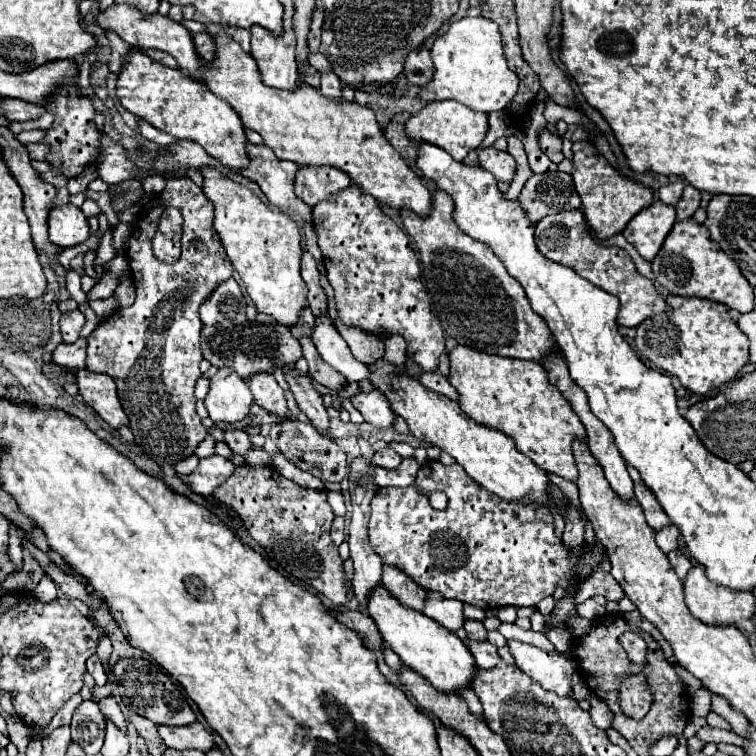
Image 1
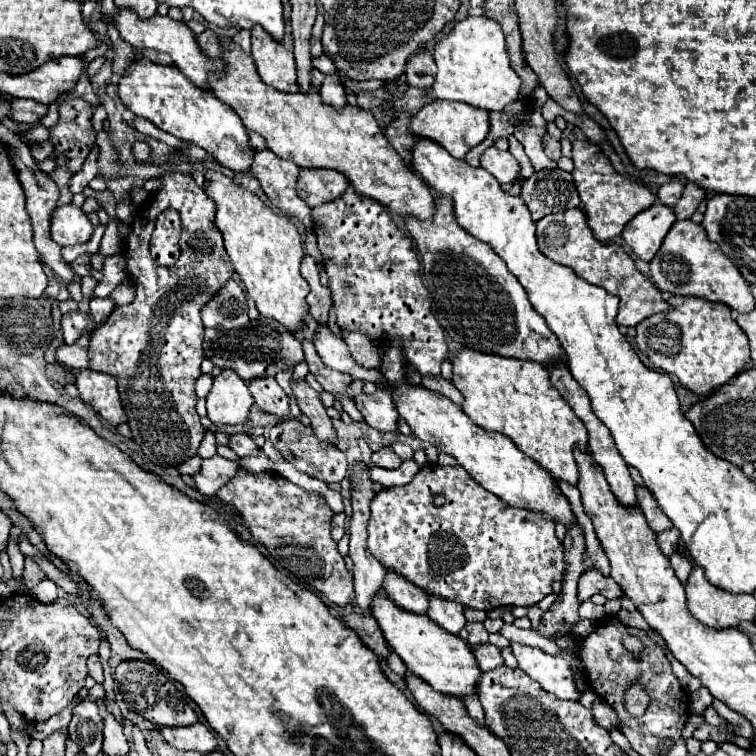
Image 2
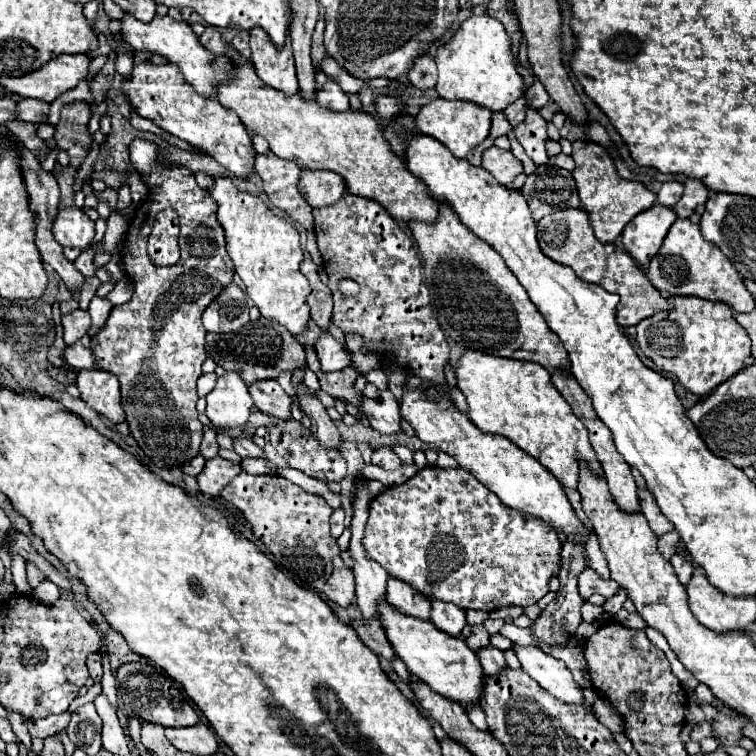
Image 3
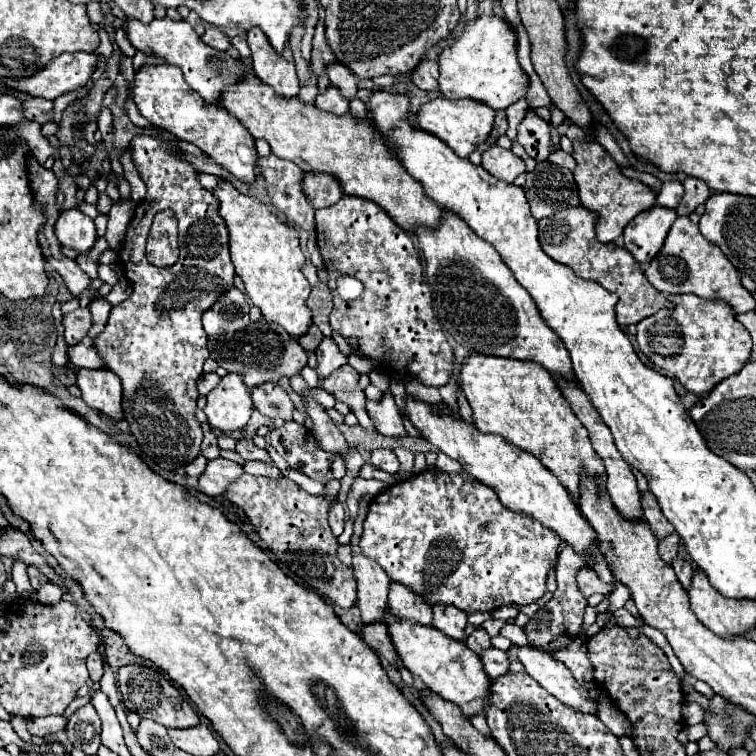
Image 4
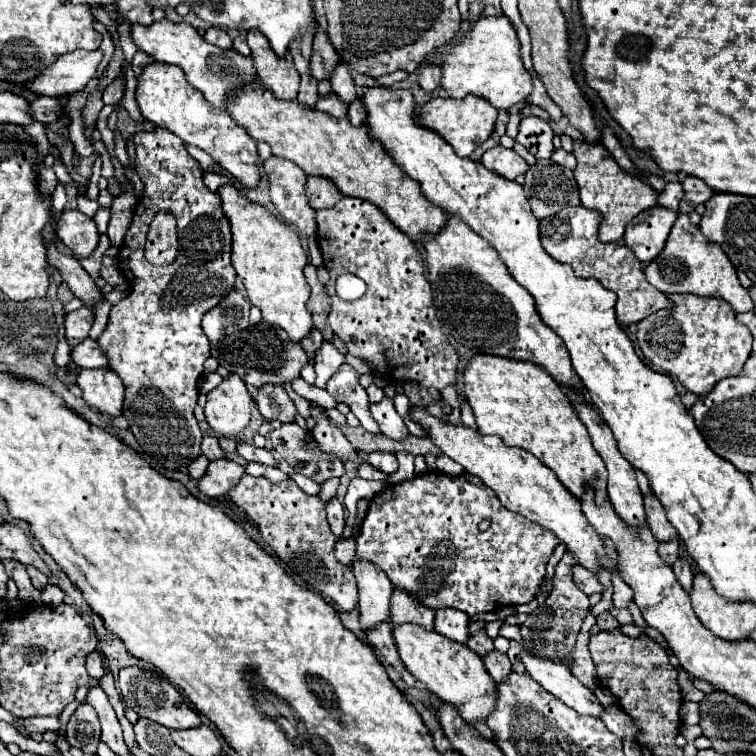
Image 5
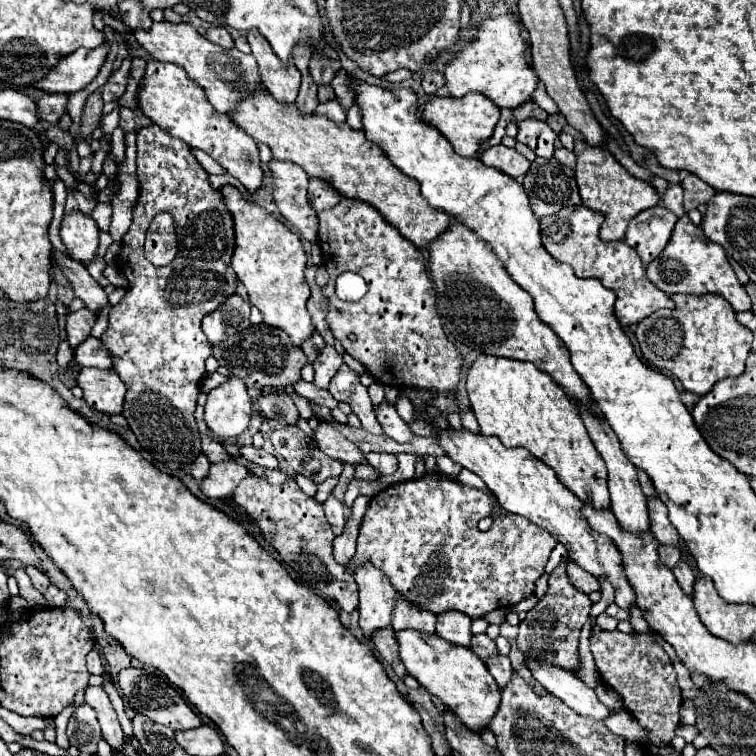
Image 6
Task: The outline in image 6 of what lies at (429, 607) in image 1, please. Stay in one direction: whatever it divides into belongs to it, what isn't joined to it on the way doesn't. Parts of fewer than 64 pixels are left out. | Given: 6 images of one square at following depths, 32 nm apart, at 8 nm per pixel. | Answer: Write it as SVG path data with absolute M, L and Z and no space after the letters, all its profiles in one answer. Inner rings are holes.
M454 610L444 612L444 614L438 616L436 634L450 644L470 648L470 640L474 636L472 630L470 630L470 624L472 624L472 620L462 612L454 612Z

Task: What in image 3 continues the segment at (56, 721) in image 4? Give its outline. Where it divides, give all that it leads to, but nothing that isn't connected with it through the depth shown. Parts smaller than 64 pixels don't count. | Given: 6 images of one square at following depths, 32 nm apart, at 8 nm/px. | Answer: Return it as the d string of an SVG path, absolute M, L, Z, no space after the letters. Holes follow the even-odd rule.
M64 712L60 716L48 716L48 718L42 718L42 720L32 720L28 724L28 728L30 728L30 734L32 736L46 738L46 736L52 736L52 734L62 732L68 726L68 720L70 720L70 714Z

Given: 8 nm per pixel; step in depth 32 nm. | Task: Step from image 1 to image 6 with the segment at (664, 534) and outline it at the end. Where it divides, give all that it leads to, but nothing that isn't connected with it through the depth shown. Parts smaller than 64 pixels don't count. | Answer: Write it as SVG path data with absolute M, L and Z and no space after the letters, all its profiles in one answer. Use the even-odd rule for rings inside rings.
M660 546L658 548L658 556L662 558L662 564L672 570L680 560L680 550L676 546Z

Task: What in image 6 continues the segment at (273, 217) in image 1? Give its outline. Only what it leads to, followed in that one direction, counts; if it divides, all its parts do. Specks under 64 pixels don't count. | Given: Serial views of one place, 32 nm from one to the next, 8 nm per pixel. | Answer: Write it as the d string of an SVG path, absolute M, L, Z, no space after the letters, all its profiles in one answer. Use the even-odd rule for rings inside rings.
M224 186L222 194L226 208L234 216L236 248L232 268L238 280L246 286L250 302L262 312L264 324L284 330L294 346L302 346L314 334L314 326L306 312L306 300L310 298L310 288L304 276L308 256L298 234L284 222L272 218L262 206L248 202L236 186Z

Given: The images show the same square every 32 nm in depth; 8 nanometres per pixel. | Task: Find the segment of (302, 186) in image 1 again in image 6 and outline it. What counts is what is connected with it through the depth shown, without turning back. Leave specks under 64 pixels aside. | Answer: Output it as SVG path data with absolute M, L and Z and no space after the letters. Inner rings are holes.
M312 178L310 186L308 186L308 200L316 212L322 212L322 210L334 208L342 200L342 196L330 184L326 184L318 178Z

